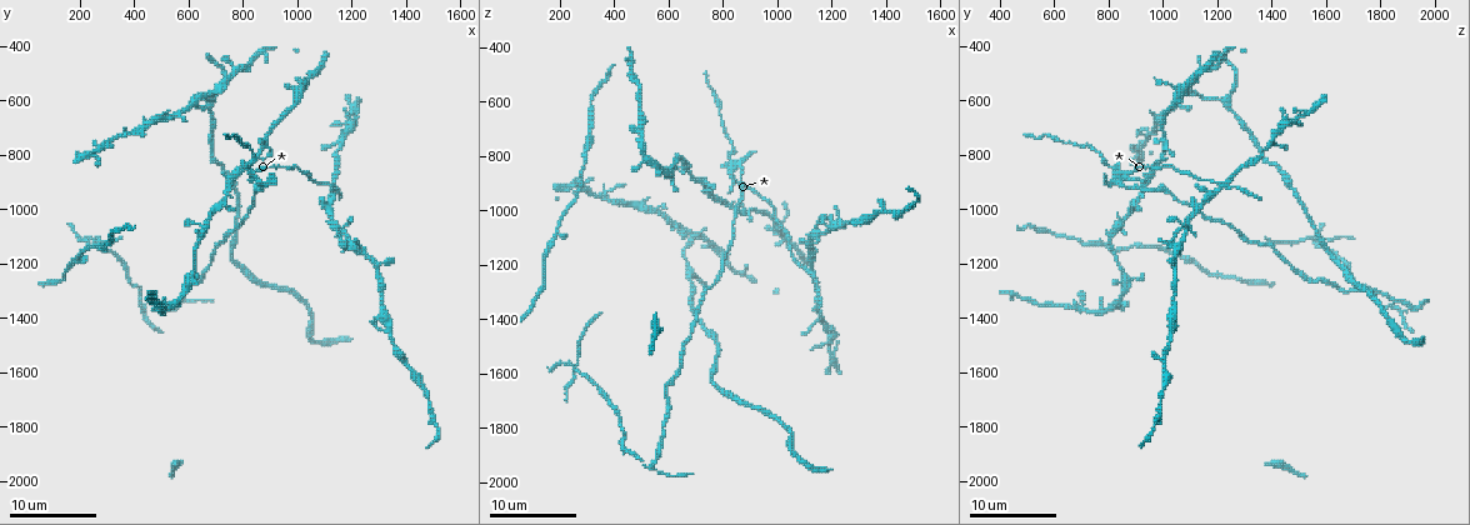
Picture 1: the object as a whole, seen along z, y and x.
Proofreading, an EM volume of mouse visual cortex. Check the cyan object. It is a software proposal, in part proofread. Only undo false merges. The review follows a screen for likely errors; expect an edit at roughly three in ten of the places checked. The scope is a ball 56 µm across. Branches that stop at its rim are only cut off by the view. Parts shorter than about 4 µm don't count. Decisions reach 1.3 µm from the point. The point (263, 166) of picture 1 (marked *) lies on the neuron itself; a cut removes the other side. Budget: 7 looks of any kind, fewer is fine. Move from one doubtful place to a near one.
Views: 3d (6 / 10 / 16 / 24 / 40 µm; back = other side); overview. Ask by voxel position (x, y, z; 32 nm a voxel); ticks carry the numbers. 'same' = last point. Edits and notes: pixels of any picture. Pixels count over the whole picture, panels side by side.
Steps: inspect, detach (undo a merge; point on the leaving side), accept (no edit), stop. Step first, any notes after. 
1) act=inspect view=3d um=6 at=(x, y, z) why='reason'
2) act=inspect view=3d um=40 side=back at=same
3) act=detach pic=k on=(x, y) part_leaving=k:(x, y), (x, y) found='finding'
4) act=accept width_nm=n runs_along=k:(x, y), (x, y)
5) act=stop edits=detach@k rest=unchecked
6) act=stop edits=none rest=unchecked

act=inspect view=3d um=10 at=(830, 860, 820) why='thin arm on a thick one'

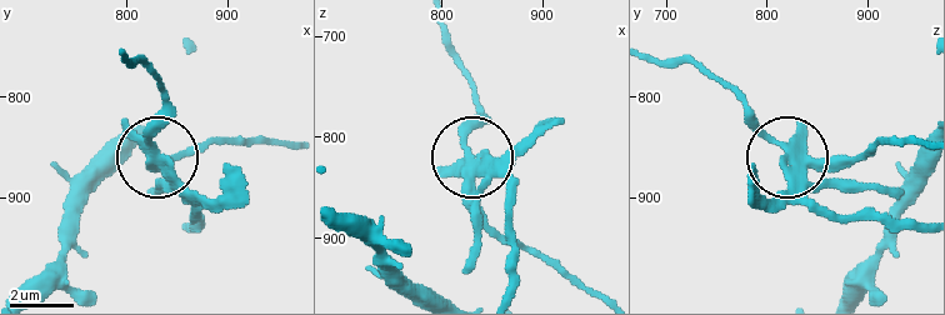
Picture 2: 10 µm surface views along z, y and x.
act=detach pic=2 on=(183, 195) width_nm=260 part_leaving=2:(470, 169), (493, 171), (509, 194), (509, 290) found='a second neuron is stuck on'

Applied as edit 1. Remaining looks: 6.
act=inspect view=overview

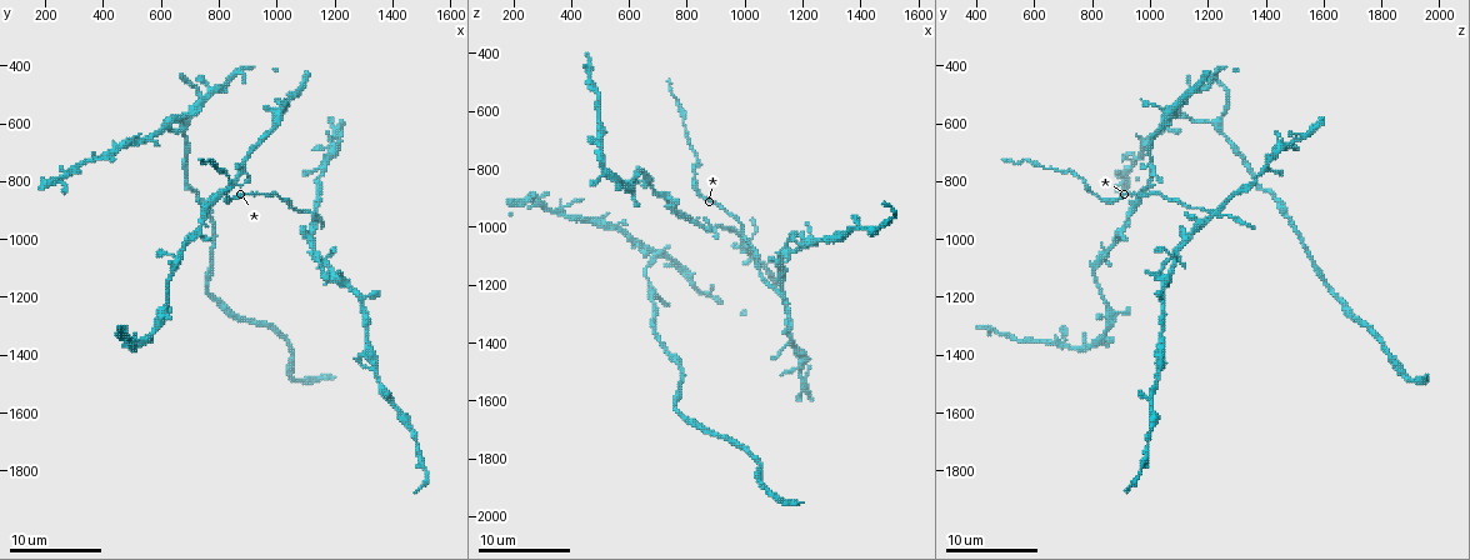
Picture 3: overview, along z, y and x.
act=inspect view=3d um=16 at=(680, 570, 1100) why='three arms meet'

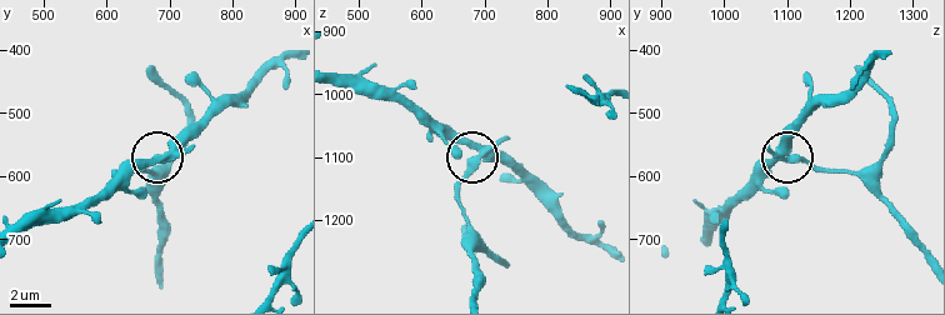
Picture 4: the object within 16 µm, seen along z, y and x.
act=detach pic=4 on=(466, 174) width_nm=360 part_leaving=4:(781, 159), (800, 159), (860, 179), (924, 254) found='two neurons meet here'

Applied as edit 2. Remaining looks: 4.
act=inspect view=3d um=10 at=(1130, 900, 1230) why='four arms meet'

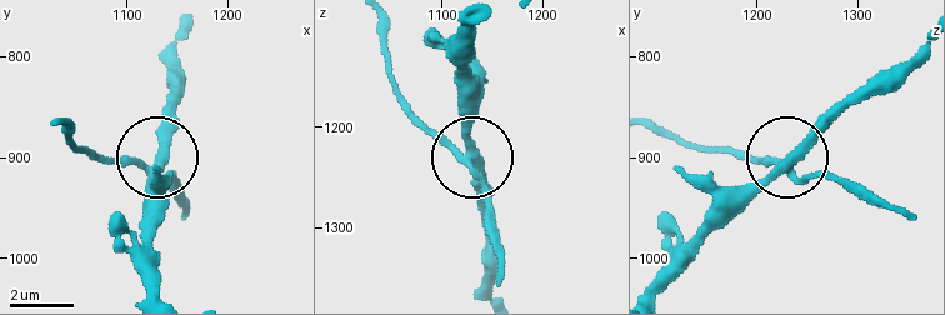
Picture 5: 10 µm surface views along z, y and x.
act=accept runs_along=5:(651, 125), (709, 149), (781, 160), (843, 103) found='all the same neuron'

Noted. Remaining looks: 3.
act=stop edits=detach@2,detach@4 rest=unchecked

